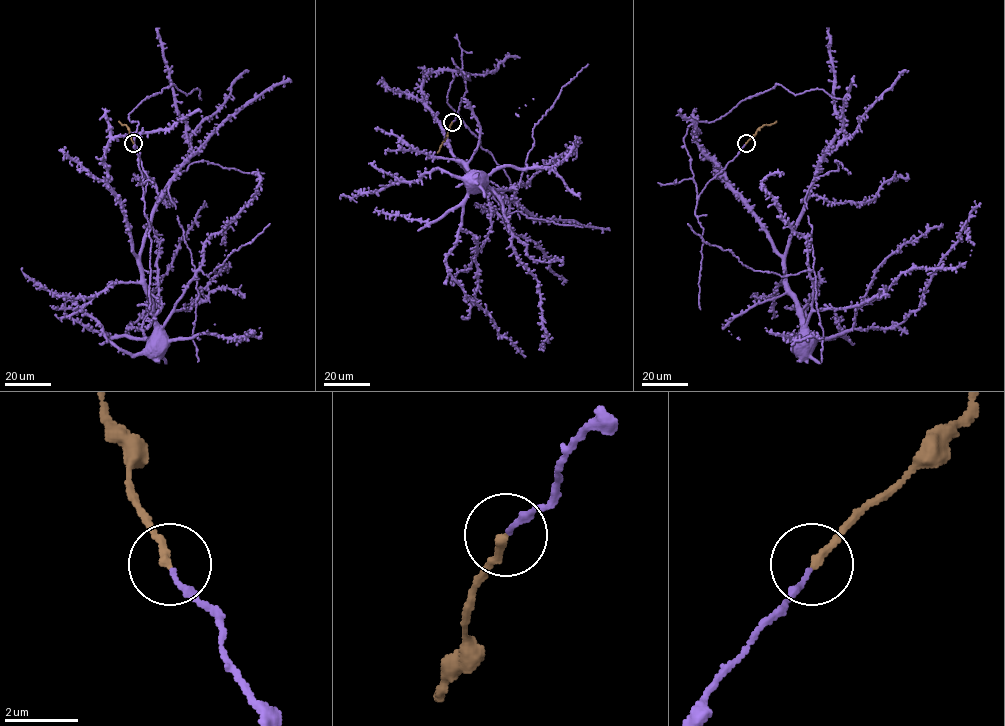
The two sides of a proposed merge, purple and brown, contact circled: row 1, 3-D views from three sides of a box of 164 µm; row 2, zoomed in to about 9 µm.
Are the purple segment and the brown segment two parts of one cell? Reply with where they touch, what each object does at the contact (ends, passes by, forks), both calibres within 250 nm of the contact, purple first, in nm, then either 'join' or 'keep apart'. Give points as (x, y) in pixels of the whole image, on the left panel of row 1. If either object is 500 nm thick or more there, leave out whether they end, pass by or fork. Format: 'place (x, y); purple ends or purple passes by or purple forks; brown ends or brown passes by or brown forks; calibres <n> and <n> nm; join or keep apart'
place (133, 143); purple ends; brown ends; calibres 160 and 240 nm; join

